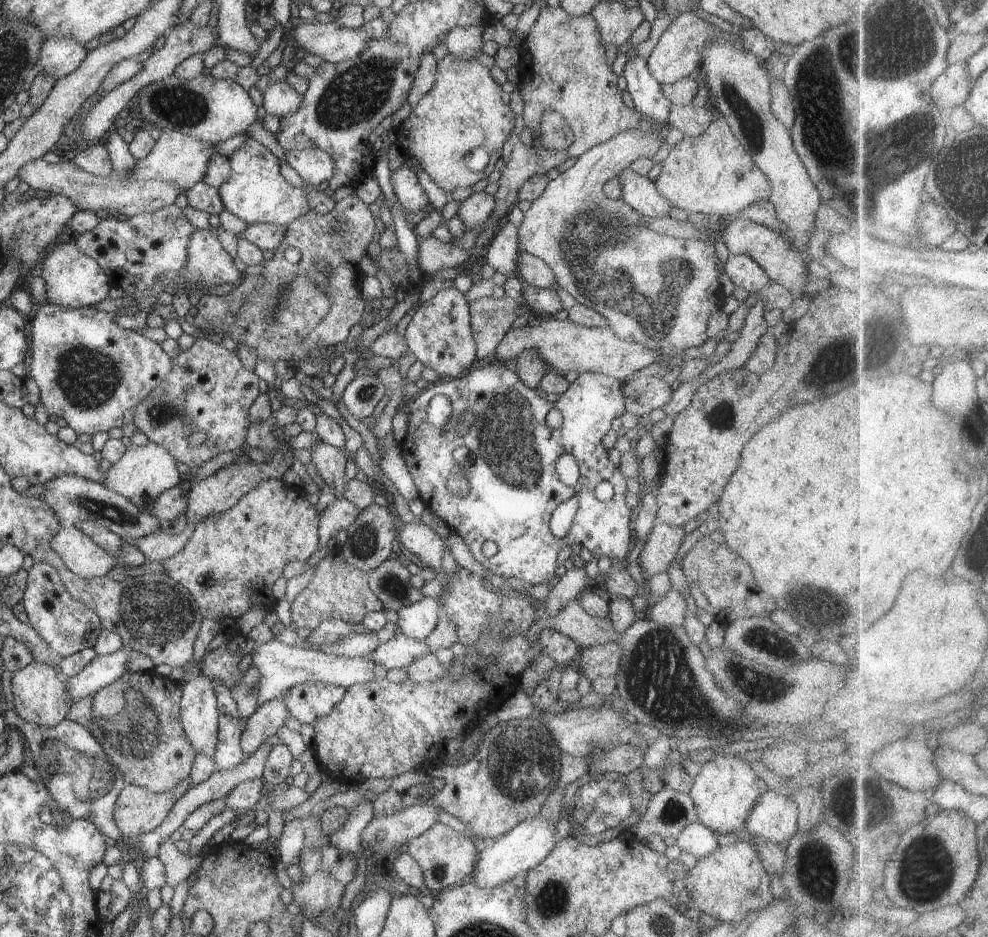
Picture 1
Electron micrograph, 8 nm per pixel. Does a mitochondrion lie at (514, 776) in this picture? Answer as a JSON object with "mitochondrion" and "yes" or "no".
{"mitochondrion":"yes"}

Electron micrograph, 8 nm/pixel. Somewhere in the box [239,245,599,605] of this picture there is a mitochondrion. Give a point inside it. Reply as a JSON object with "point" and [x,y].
{"point":[509,445]}

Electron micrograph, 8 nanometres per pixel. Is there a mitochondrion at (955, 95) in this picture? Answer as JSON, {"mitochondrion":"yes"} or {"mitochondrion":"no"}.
{"mitochondrion":"no"}

